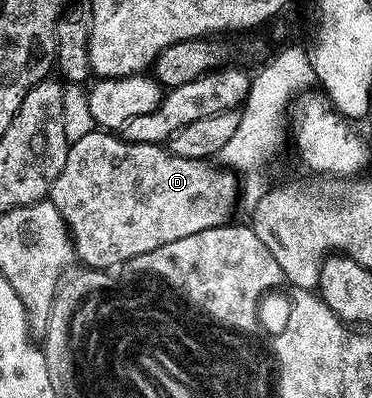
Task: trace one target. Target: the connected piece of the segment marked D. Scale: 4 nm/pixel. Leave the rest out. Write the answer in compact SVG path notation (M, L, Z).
M96 128L68 145L65 168L61 168L53 187L53 201L67 225L74 253L83 261L80 263L87 268L110 271L111 266L122 267L131 258L170 241L226 226L235 206L236 175L227 168L219 170L215 171L202 158L189 160L172 154L162 145L126 142L118 133Z

